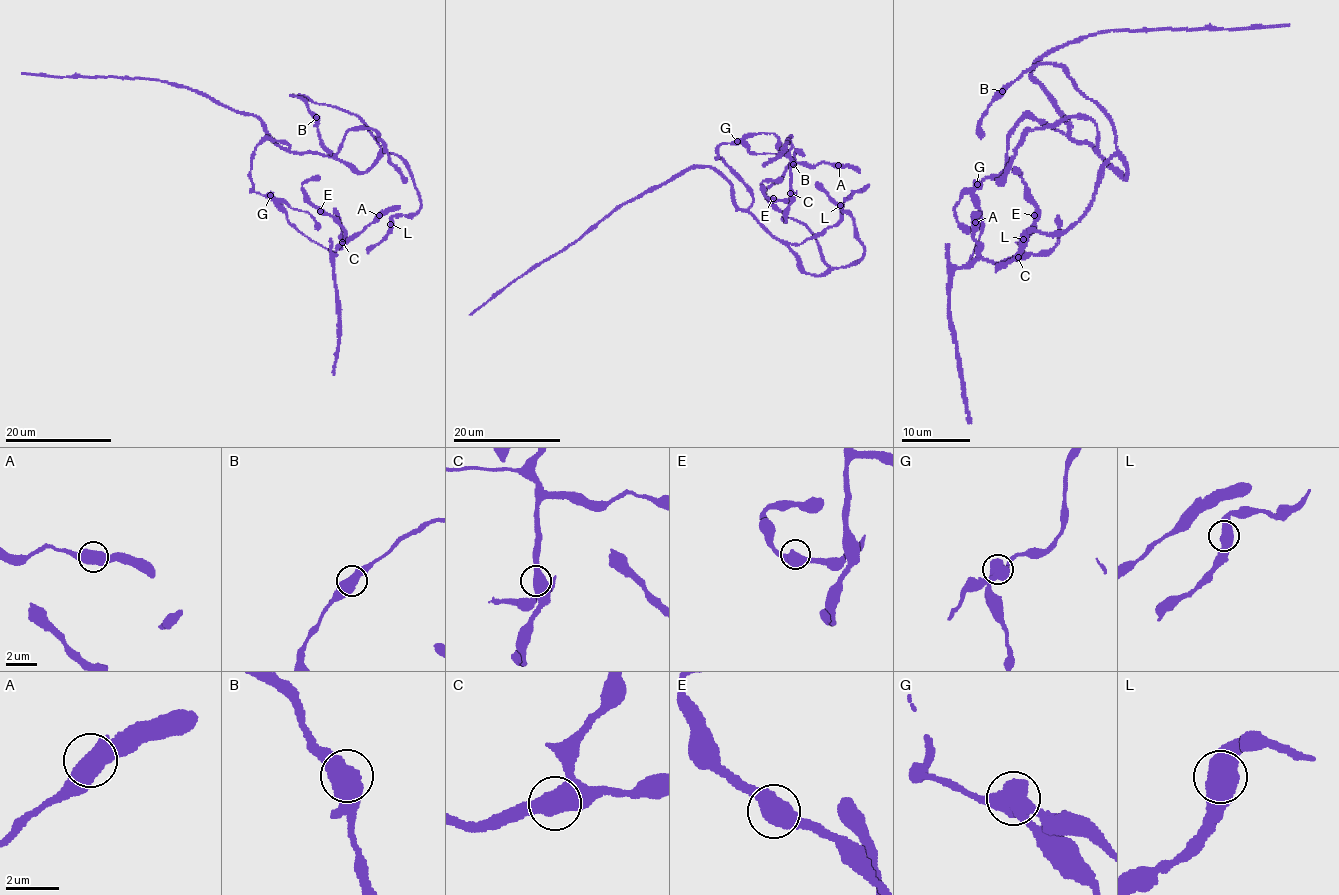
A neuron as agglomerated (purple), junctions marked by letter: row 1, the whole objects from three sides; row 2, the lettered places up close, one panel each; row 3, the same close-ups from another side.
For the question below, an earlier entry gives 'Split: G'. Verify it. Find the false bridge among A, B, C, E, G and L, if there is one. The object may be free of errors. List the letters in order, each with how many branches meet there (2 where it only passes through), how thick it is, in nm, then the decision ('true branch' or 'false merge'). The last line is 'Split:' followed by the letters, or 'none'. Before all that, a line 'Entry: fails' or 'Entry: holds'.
Entry: holds
A: 2 | 550 nm | true branch
B: 2 | 600 nm | true branch
C: 2 | 600 nm | true branch
E: 2 | 650 nm | true branch
G: 2 | 700 nm | false merge
L: 2 | 600 nm | true branch
Split: G

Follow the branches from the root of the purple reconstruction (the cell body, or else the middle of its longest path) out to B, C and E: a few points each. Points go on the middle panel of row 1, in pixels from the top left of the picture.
B: (739, 208), (782, 240), (807, 273), (831, 267), (804, 225), (786, 217), (765, 192), (793, 164)
C: (739, 208), (751, 205), (750, 190), (716, 159), (722, 144), (741, 141), (750, 152), (785, 154), (790, 193)
E: (739, 208), (751, 205), (750, 190), (716, 159), (722, 144), (791, 160), (793, 196), (773, 198)

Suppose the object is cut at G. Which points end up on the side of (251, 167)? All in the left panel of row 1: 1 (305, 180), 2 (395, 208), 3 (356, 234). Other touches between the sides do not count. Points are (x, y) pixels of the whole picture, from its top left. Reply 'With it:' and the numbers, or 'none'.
With it: none

